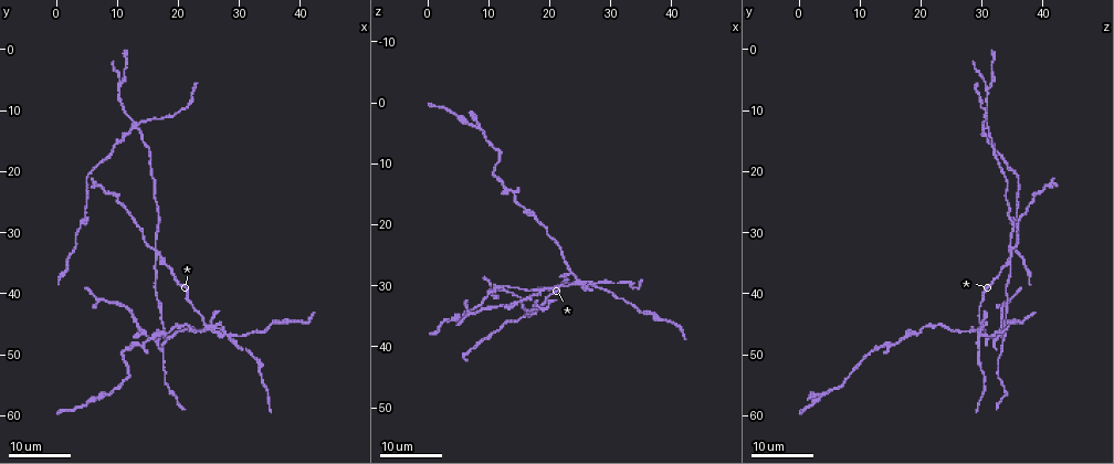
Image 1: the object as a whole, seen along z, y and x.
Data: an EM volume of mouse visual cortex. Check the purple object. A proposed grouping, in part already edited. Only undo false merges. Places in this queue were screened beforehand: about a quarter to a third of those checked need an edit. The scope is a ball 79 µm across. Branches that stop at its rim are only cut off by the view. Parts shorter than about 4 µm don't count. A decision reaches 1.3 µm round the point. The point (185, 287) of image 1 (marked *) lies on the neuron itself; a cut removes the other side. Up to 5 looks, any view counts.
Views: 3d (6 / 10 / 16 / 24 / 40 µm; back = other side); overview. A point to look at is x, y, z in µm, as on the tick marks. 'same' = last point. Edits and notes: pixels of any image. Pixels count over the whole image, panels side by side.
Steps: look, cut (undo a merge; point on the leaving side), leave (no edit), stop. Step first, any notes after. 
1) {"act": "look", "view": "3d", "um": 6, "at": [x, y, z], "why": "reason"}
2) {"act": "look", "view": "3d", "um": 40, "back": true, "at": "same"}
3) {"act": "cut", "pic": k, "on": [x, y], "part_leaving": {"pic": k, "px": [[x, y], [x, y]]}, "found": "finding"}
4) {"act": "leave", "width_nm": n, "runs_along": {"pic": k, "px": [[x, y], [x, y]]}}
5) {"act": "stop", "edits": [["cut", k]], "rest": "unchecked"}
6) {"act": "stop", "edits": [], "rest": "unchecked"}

{"act": "look", "view": "3d", "um": 24, "at": [25.0, 46.0, 29.5], "why": "four or more arms meet"}

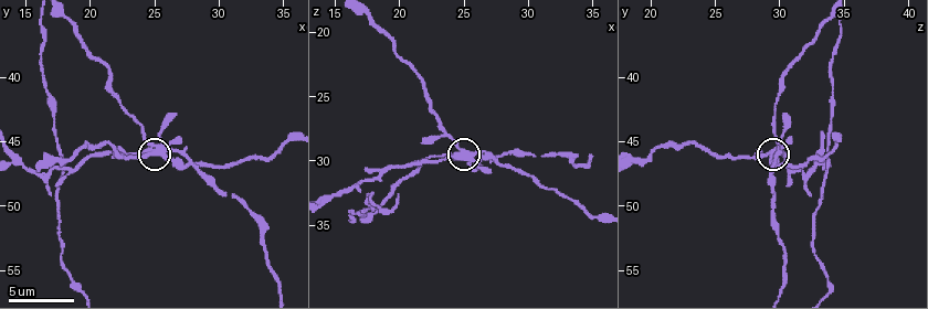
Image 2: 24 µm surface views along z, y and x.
{"act": "look", "view": "3d", "um": 6, "at": [25.2, 45.8, 29.4], "why": "zoom in"}

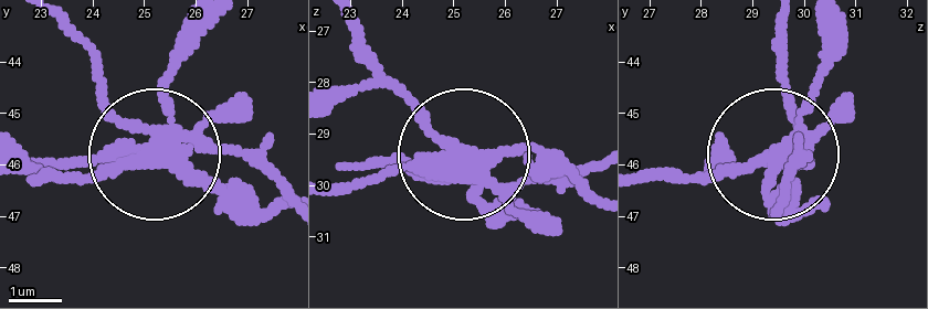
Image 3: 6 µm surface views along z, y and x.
{"act": "cut", "pic": 3, "on": [118, 172], "width_nm": 360, "found": "two neurons meet here"}

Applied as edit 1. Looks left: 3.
{"act": "look", "view": "overview", "why": "redraw"}

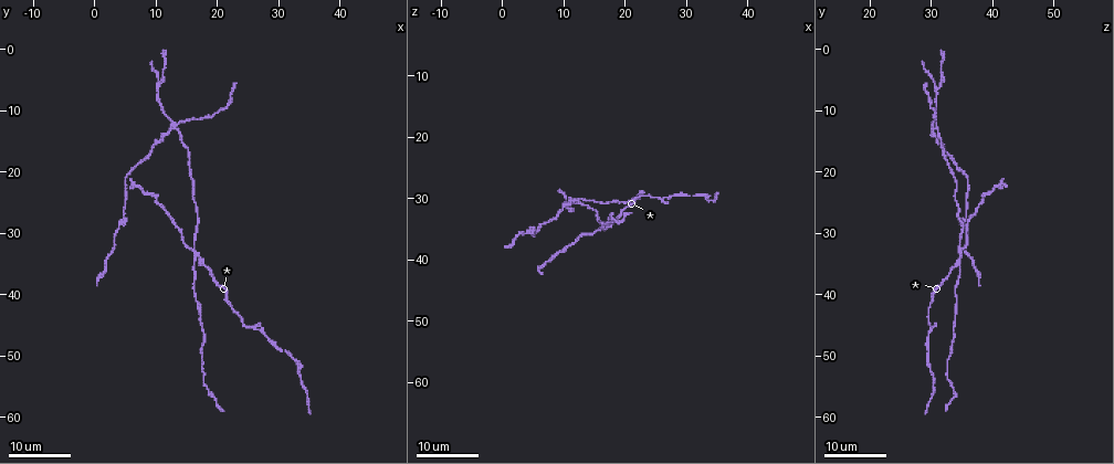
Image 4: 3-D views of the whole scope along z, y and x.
{"act": "look", "view": "3d", "um": 24, "at": [22.0, 41.5, 29.5], "why": "thick turns thin"}

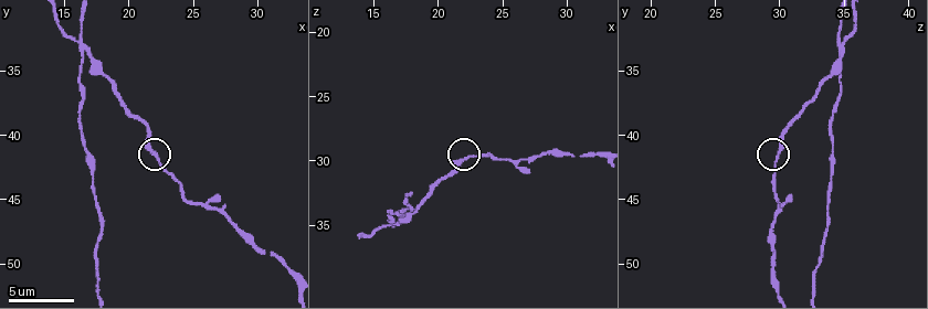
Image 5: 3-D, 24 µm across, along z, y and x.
{"act": "look", "view": "3d", "um": 10, "at": [22.0, 41.6, 29.8]}

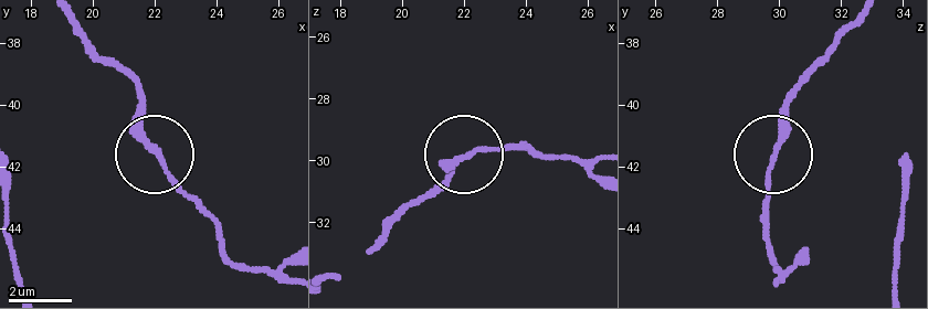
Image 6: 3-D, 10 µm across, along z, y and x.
{"act": "leave", "runs_along": {"pic": 6, "px": [[802, 77], [766, 185], [766, 223]]}, "found": "one neuron here"}

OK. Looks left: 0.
{"act": "stop", "edits": [["cut", 3]], "rest": "unchecked"}

